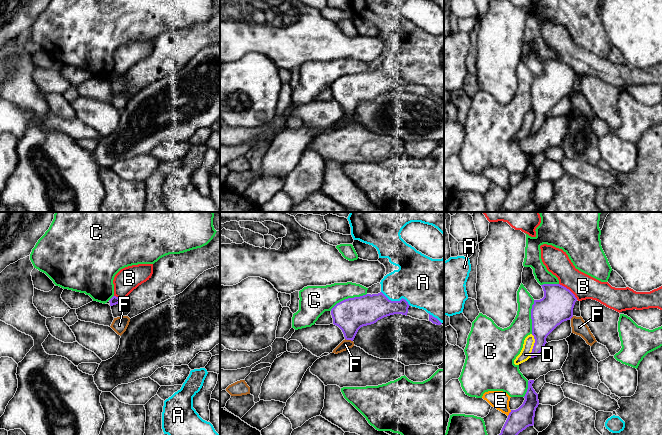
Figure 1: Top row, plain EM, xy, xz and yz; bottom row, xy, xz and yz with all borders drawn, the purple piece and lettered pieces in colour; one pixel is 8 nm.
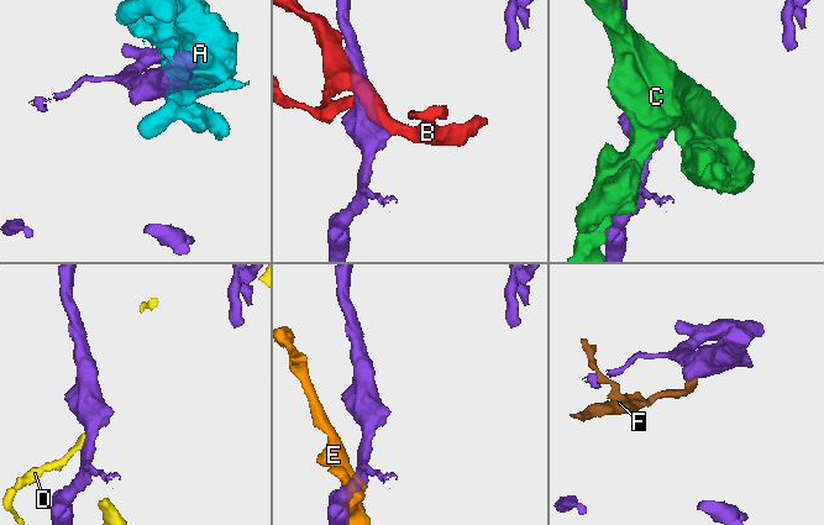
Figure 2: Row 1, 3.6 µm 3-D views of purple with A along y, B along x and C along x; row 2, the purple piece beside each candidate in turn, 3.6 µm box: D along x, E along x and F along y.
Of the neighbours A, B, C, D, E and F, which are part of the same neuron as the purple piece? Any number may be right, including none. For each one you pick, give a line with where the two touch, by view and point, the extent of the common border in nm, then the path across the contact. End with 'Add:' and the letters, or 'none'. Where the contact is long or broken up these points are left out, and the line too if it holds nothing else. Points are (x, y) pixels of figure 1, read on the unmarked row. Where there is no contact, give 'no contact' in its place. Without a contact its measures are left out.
Add: none

